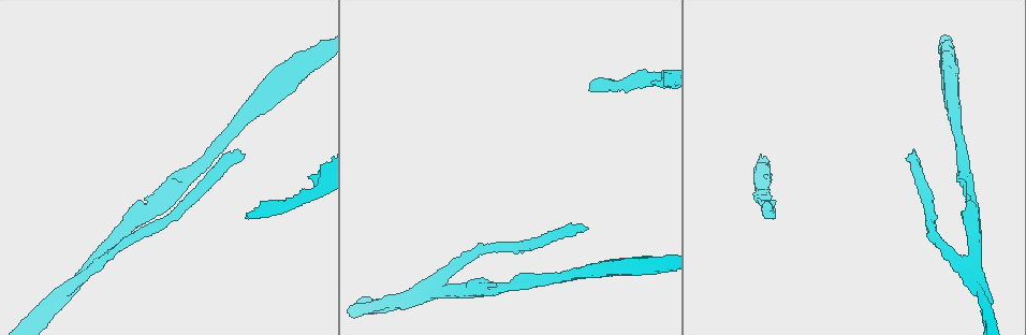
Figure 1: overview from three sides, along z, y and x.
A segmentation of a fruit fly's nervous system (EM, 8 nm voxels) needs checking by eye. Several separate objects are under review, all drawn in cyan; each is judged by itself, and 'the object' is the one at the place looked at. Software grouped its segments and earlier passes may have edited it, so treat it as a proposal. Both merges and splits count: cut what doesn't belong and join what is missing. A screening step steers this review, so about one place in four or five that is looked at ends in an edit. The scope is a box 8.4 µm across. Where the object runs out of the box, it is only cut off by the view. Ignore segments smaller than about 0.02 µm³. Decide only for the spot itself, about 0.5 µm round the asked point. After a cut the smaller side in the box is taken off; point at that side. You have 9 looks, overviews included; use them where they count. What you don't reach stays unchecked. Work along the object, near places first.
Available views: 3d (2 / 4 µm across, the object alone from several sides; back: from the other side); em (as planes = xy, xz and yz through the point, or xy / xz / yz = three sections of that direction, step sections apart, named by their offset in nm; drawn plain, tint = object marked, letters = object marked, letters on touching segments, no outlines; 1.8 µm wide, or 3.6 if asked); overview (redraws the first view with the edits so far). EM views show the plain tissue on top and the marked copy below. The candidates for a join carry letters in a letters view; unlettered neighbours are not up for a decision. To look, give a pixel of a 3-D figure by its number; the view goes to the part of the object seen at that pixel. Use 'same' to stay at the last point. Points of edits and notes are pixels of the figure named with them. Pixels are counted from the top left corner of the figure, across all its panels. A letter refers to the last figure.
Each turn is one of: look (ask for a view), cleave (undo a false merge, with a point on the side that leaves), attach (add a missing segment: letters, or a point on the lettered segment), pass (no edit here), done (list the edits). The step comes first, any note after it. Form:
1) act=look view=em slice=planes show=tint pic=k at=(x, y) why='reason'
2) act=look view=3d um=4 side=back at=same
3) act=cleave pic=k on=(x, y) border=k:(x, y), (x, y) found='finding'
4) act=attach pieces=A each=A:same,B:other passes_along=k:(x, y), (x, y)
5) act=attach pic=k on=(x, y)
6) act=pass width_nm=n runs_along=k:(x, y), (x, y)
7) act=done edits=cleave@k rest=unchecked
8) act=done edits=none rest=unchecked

act=look view=3d um=2 pic=1 at=(974, 256) why='side arm on a straight run'

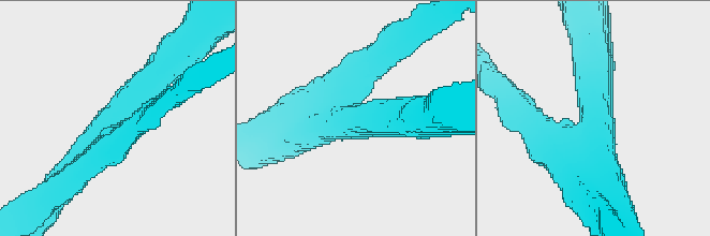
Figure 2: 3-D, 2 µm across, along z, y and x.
act=look view=em slice=planes show=tint pic=2 at=(110, 124) why='now the EM'

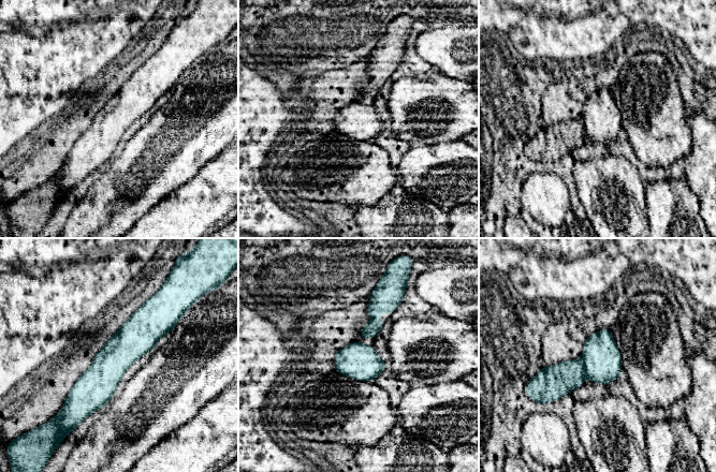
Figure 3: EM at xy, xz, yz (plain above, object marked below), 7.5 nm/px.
act=look view=em slice=planes show=letters at=same why='what lies round it'

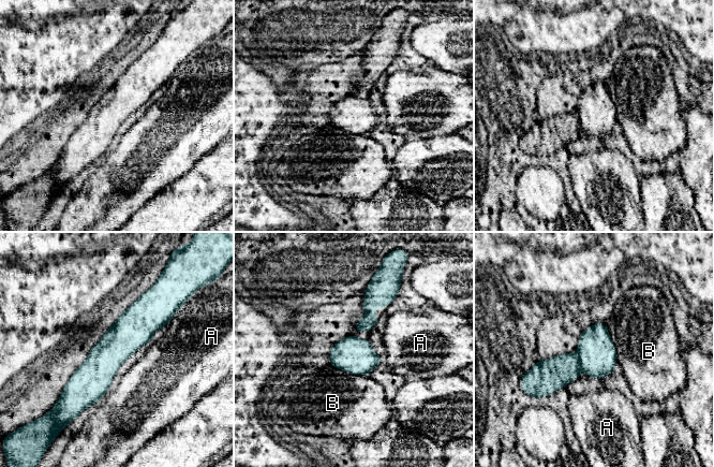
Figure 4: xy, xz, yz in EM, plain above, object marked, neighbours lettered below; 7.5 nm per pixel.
act=cleave pic=4 on=(548, 376) longest_contact=B:320nm each=A:other,B:other border=4:(577, 355), (580, 369) found='a second cell is stuck on'

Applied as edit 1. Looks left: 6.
act=look view=overview

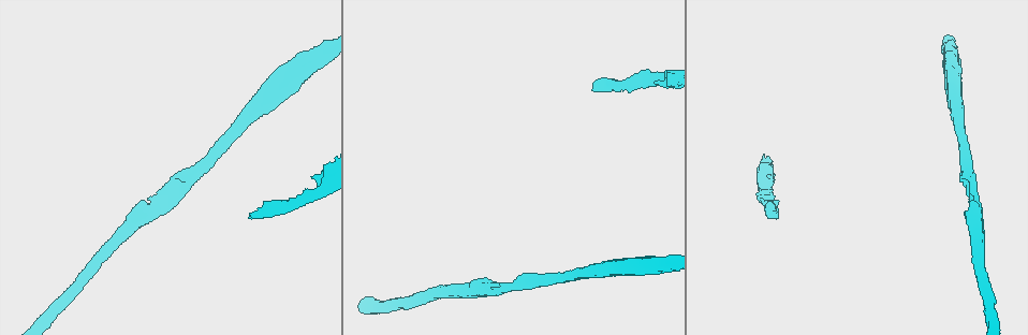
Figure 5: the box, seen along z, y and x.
act=look view=3d um=2 pic=5 at=(167, 197)

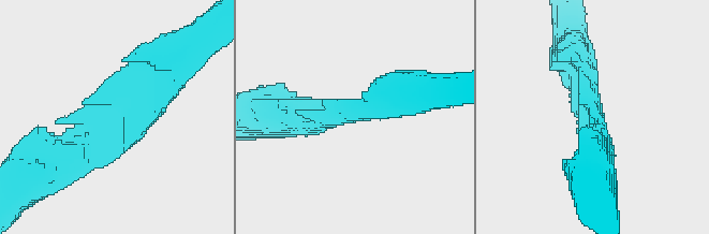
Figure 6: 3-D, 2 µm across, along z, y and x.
act=look view=em um=3.6 slice=planes show=letters pic=6 at=(351, 114) why='shape alone is not enough'

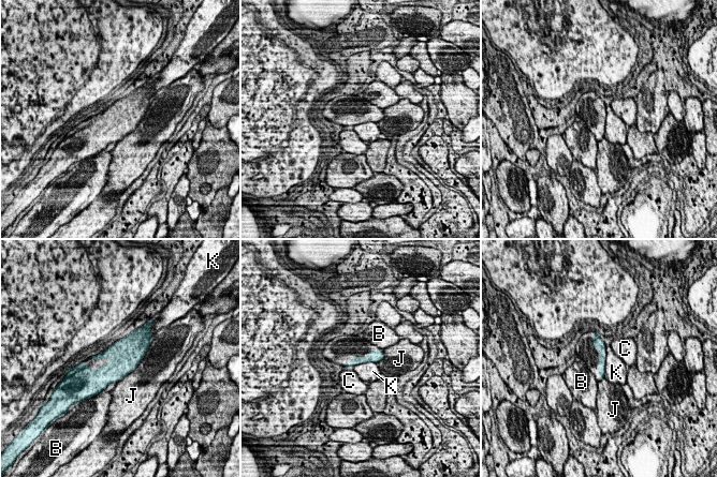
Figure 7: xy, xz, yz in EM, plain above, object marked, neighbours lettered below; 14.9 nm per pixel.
act=pass width_nm=120 each=B:other,C:other,J:other,K:other runs_along=7:(595, 334), (601, 347), (601, 374) found='all the same cell'

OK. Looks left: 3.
act=look view=3d um=2 side=back pic=5 at=(249, 217)

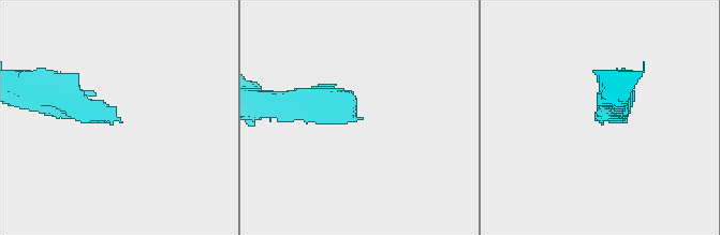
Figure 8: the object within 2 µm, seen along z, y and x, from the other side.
act=look view=em slice=planes show=letters pic=8 at=(600, 121)

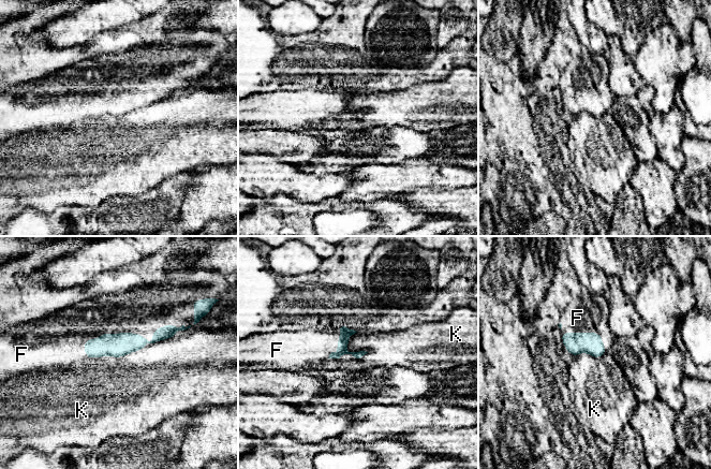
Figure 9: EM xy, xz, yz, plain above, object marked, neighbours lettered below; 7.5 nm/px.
act=attach pieces=F each=F:same,K:other passes_along=9:(344, 332), (337, 343), (313, 345) found='it goes on there'

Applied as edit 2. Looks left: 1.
act=done edits=cleave@4,attach@9 rest=unchecked

